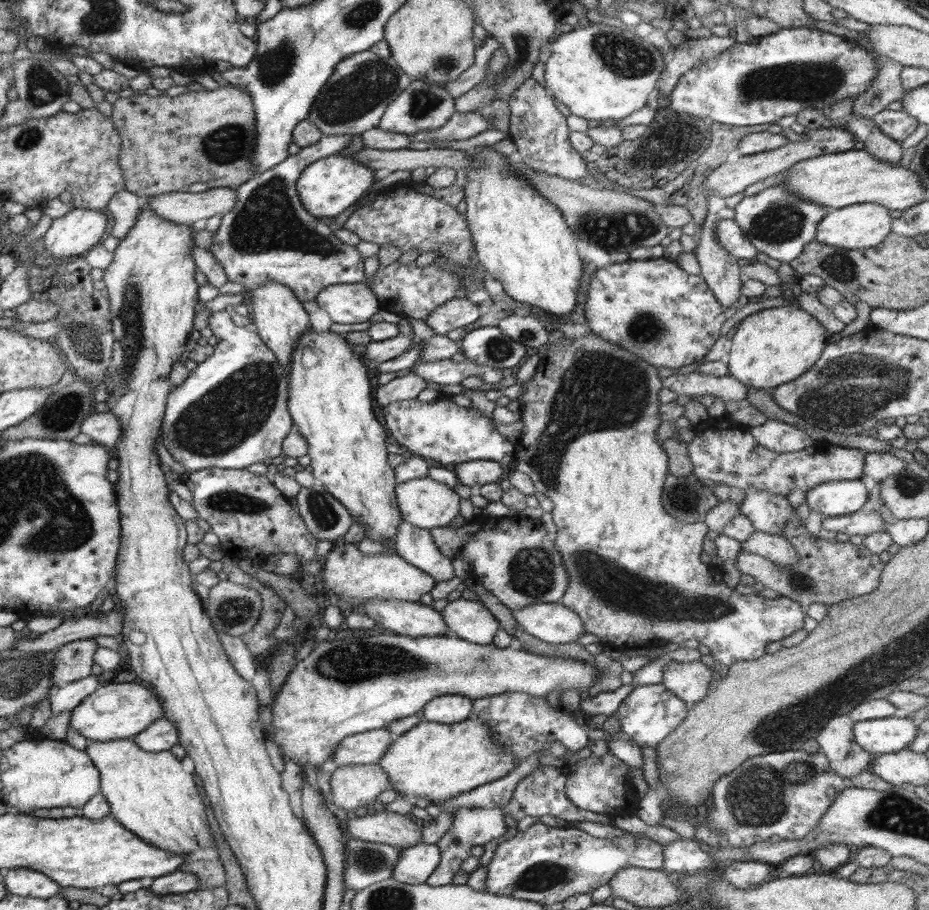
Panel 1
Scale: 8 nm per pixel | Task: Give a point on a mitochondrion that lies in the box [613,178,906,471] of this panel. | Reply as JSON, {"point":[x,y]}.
{"point":[780,222]}

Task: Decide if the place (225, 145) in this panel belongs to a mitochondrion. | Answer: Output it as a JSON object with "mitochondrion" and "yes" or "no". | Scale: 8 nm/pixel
{"mitochondrion":"yes"}

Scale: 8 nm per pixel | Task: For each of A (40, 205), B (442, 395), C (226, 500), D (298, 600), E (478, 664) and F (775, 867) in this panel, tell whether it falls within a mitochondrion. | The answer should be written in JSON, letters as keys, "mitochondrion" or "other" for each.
{"A":"other","B":"other","C":"mitochondrion","D":"other","E":"mitochondrion","F":"other"}

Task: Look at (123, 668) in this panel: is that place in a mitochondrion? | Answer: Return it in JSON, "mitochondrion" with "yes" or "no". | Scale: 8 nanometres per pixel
{"mitochondrion":"no"}

